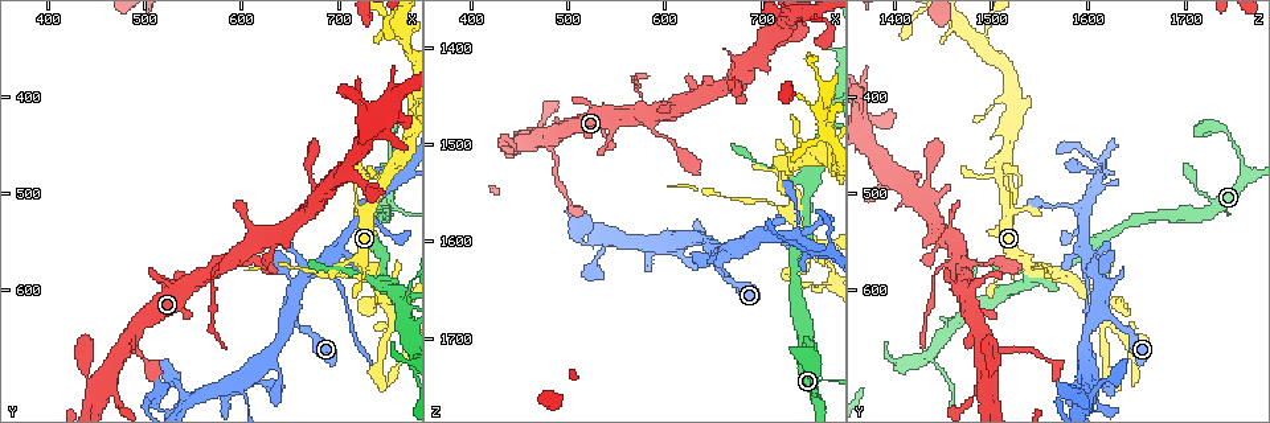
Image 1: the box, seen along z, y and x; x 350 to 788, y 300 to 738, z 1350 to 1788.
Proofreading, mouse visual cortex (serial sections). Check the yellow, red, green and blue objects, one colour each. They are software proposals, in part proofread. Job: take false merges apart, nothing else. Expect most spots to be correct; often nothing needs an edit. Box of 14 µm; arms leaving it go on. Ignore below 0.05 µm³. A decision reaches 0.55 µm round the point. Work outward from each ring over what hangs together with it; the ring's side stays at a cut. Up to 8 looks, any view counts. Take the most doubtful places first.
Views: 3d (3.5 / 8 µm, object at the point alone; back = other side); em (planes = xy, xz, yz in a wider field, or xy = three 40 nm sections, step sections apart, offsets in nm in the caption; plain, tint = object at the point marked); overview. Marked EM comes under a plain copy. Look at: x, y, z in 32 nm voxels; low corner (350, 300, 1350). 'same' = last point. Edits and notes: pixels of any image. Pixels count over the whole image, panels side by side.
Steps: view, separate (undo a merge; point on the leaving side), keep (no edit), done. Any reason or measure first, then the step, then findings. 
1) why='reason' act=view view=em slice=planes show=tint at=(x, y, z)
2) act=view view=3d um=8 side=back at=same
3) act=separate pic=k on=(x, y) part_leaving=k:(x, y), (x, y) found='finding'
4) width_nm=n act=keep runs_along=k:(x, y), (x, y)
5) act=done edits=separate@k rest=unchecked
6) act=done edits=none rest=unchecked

why='thin arm on a thick one' act=view view=3d um=8 at=(770, 340, 1480)

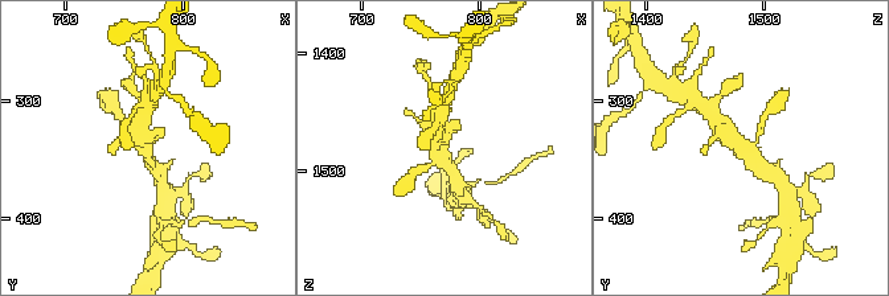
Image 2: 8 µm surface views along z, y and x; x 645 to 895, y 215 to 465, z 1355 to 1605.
arms=3 arm_widths_nm=150,350,500 why='now the EM' act=view view=em slice=xy step=3 show=tint at=(768, 342, 1482)

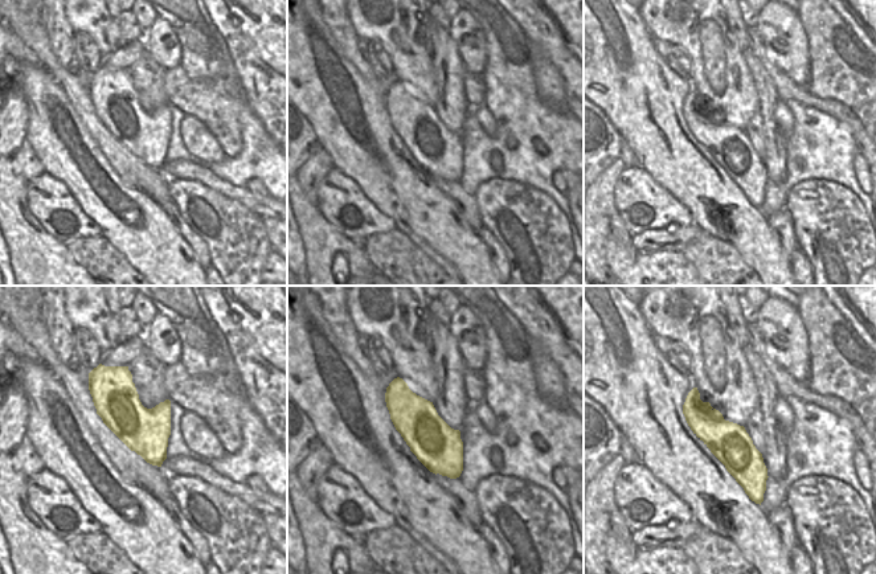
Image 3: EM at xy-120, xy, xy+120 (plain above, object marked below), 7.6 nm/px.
act=keep runs_along=3:(694, 393), (754, 497) found='one cell here'

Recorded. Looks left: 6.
act=view view=3d um=3.5 at=(760, 485, 1610)

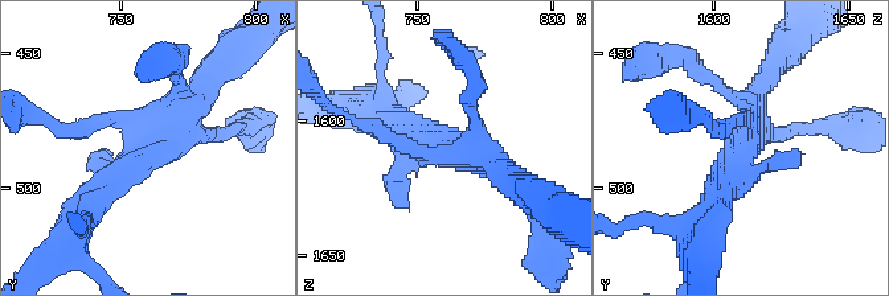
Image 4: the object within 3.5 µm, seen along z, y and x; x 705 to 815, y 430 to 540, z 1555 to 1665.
act=keep runs_along=4:(87, 205), (185, 128), (181, 91) found='all the same cell'

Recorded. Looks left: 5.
why='sudden change in width' act=view view=3d um=3.5 at=(720, 585, 1525)

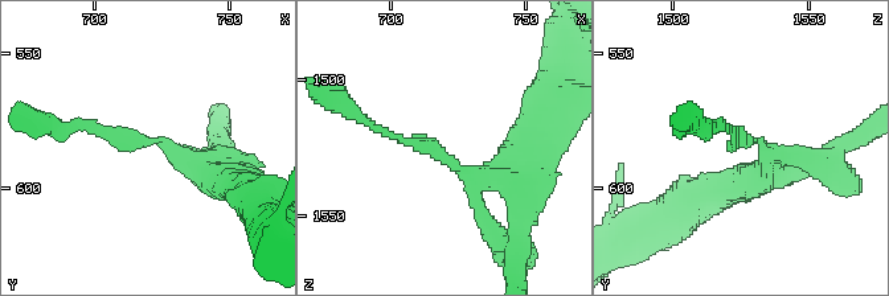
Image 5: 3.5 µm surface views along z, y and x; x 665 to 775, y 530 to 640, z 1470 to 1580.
act=view view=em slice=xy step=3 show=tint at=(718, 582, 1526)

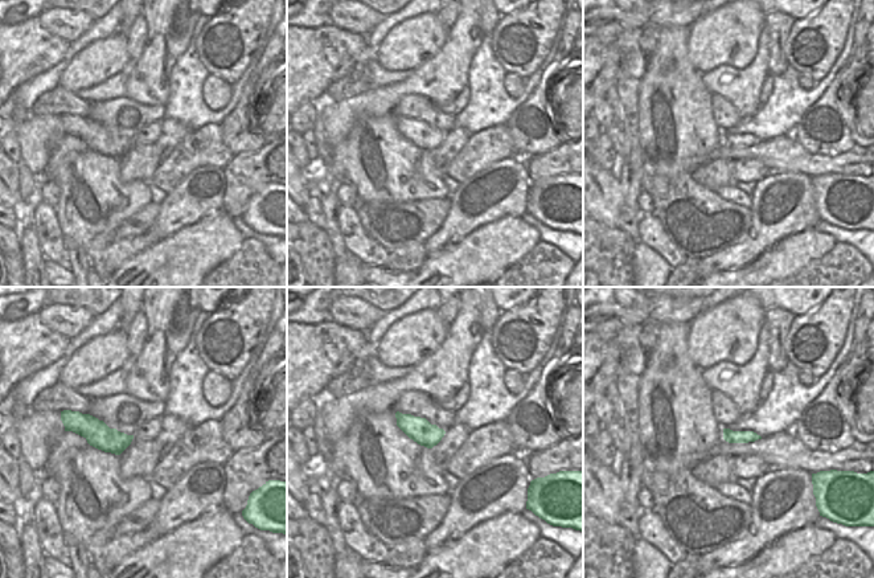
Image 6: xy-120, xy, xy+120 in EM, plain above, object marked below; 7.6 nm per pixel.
act=keep runs_along=5:(524, 180), (463, 173), (357, 115) found='continuous, no second cell'

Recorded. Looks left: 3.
act=view view=3d um=3.5 at=(580, 575, 1475)

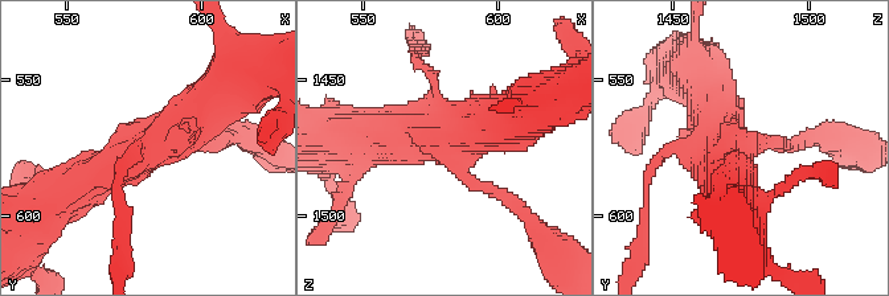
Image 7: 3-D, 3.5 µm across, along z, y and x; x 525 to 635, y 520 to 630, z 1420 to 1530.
arms=4 arm_widths_nm=150,150,500,600 act=view view=em slice=xy step=5 show=tint at=(582, 574, 1475)

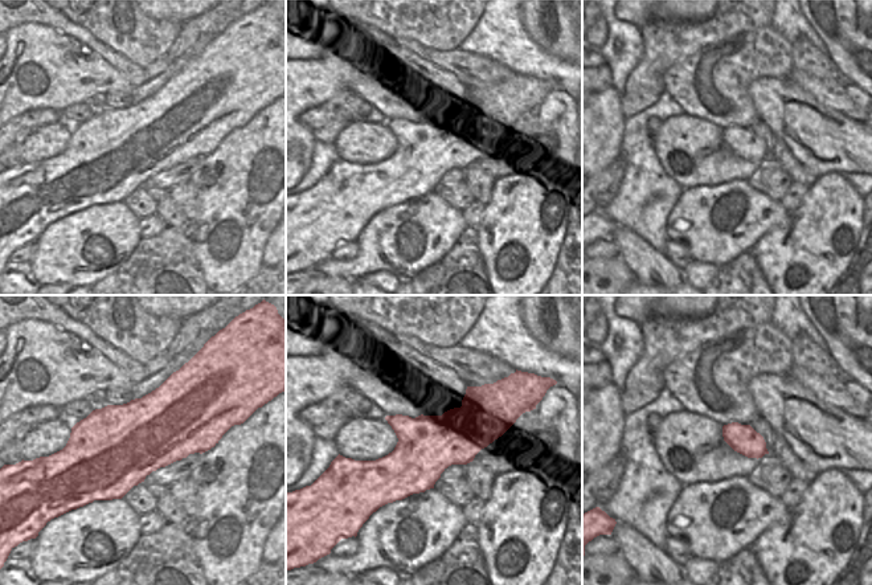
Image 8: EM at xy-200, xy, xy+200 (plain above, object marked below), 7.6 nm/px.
act=keep runs_along=7:(76, 189), (177, 132), (221, 87) found='one cell here'

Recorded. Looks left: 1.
act=done edits=none rest=unchecked

